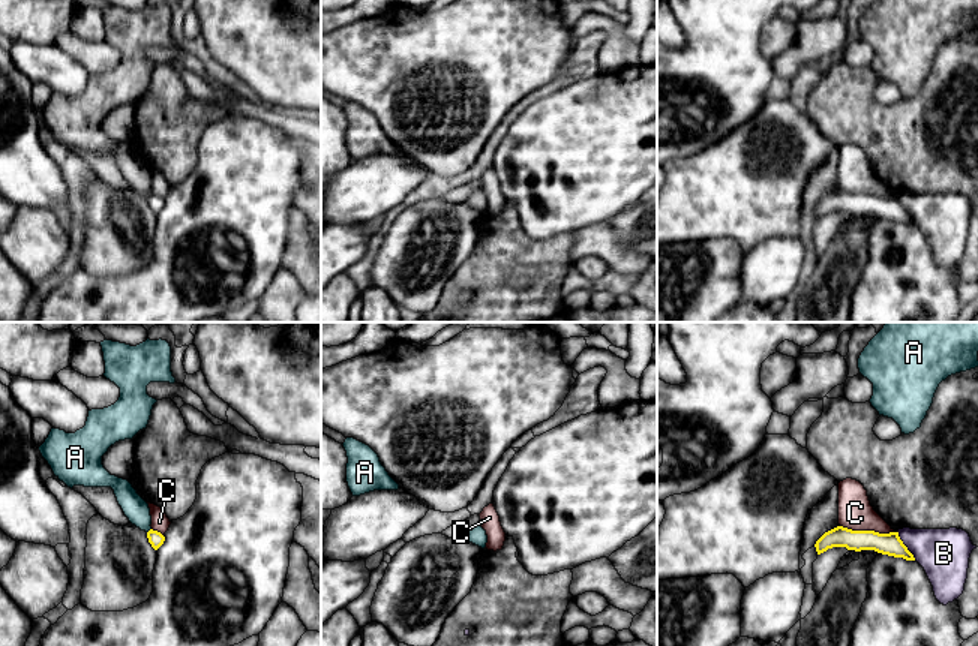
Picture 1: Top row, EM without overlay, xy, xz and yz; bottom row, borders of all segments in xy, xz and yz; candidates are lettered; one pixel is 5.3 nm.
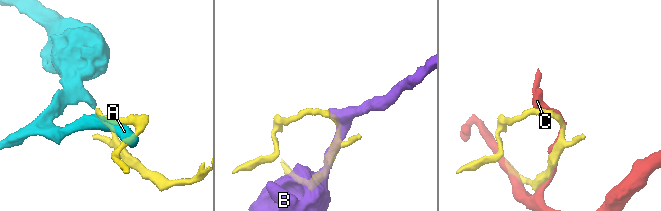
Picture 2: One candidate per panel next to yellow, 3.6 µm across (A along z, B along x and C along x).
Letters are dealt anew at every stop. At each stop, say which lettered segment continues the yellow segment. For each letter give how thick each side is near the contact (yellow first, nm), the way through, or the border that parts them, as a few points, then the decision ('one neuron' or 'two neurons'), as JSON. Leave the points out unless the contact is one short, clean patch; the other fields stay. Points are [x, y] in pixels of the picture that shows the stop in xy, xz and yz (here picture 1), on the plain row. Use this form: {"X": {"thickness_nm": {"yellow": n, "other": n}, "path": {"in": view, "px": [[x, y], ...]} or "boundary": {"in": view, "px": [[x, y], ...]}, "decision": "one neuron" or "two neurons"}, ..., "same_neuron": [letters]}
{"A": {"thickness_nm": {"yellow": 80, "other": 140}, "boundary": {"in": "xy", "px": [[150, 192], [147, 197]]}, "decision": "two neurons"}, "B": {"thickness_nm": {"yellow": 120, "other": 280}, "decision": "two neurons"}, "C": {"thickness_nm": {"yellow": 120, "other": 180}, "decision": "two neurons"}, "same_neuron": []}

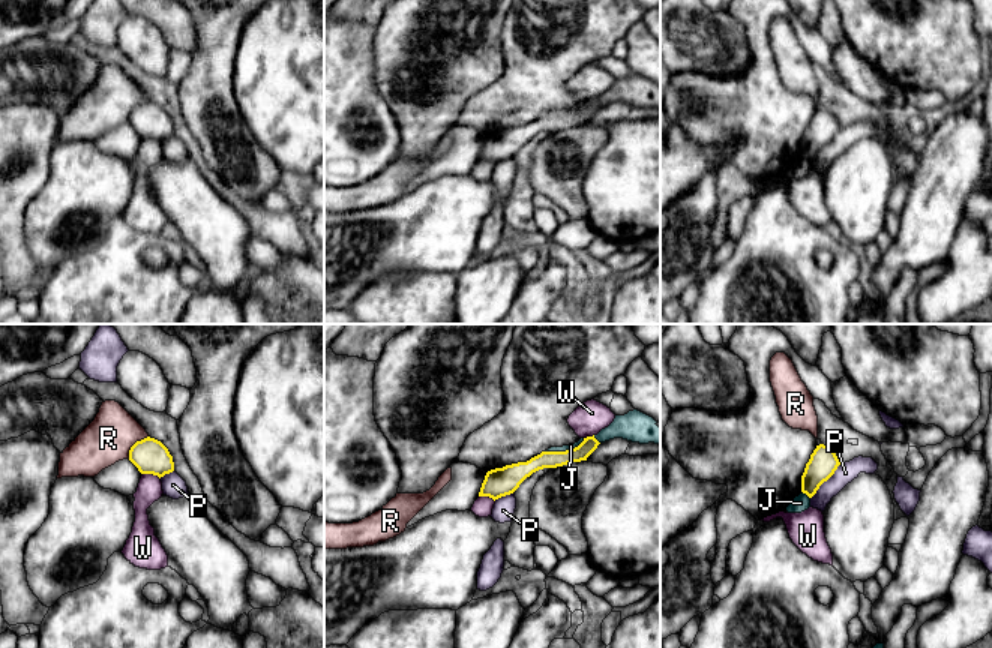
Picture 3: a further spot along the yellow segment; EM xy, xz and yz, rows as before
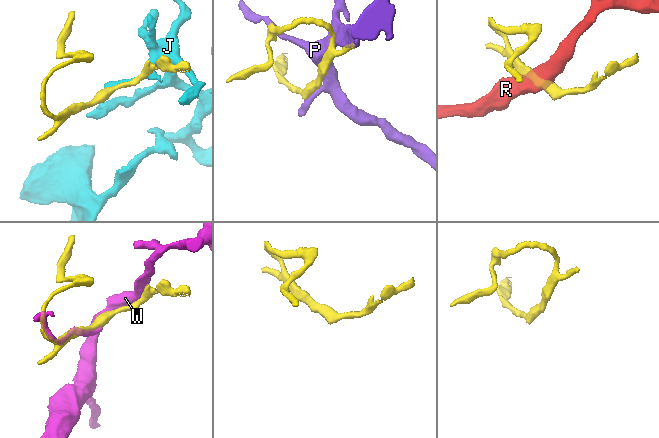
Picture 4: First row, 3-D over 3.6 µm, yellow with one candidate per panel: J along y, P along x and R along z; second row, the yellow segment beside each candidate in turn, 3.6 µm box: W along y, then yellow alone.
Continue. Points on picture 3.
{"J": {"thickness_nm": {"yellow": 100, "other": 30}, "decision": "one neuron"}, "P": {"thickness_nm": {"yellow": 150, "other": 110}, "decision": "two neurons"}, "R": {"thickness_nm": {"yellow": 190, "other": 260}, "decision": "two neurons"}, "W": {"thickness_nm": {"yellow": 190, "other": 130}, "decision": "two neurons"}, "same_neuron": ["J"]}

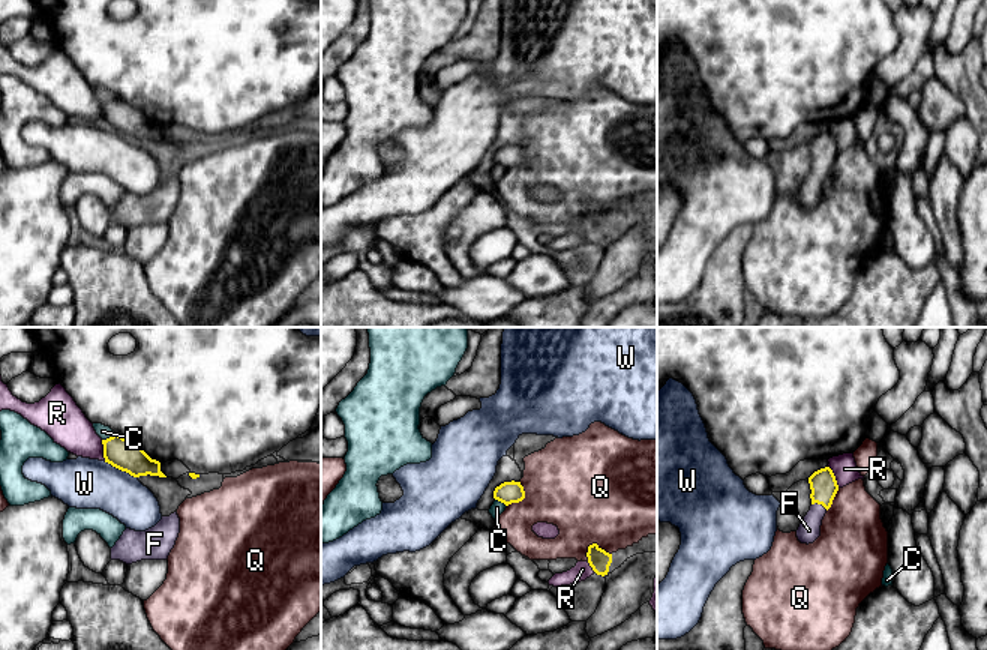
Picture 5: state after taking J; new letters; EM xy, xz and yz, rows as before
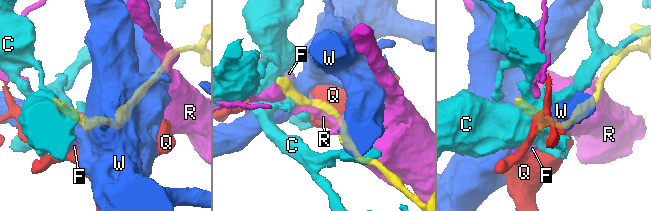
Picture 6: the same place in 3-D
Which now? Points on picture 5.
{"C": {"thickness_nm": {"yellow": 160, "other": 70}, "decision": "two neurons"}, "F": {"thickness_nm": {"yellow": 150, "other": 120}, "path": {"in": "yz", "px": [[824, 150], [819, 167], [809, 194]]}, "decision": "one neuron"}, "Q": {"thickness_nm": {"yellow": 120, "other": 500}, "decision": "two neurons"}, "R": {"thickness_nm": {"yellow": 150, "other": 130}, "decision": "two neurons"}, "W": {"thickness_nm": {"yellow": 160, "other": 280}, "decision": "two neurons"}, "same_neuron": ["F"]}

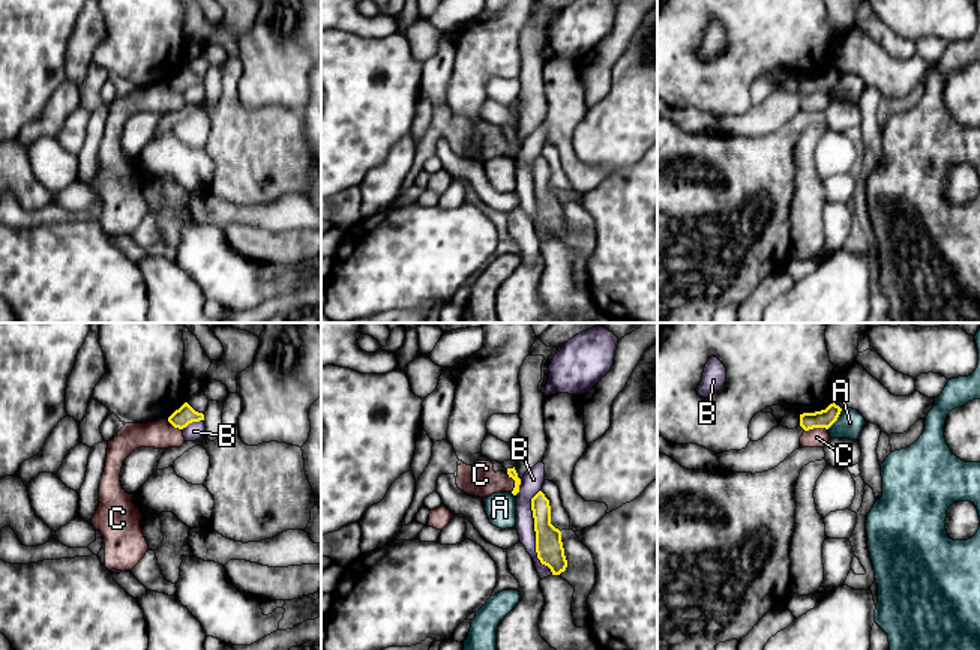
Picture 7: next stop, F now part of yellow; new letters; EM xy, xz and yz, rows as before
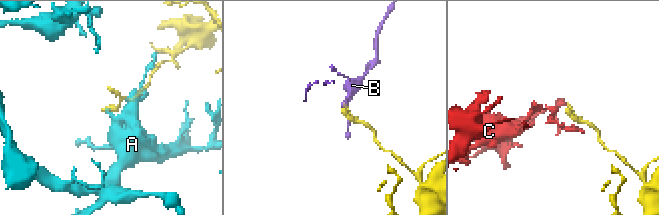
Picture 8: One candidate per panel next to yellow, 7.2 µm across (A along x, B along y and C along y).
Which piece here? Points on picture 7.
{"A": {"thickness_nm": {"yellow": 100, "other": 140}, "boundary": {"in": "yz", "px": [[842, 72], [827, 92]]}, "decision": "two neurons"}, "B": {"thickness_nm": {"yellow": 150, "other": 100}, "decision": "two neurons"}, "C": {"thickness_nm": {"yellow": 100, "other": 110}, "boundary": {"in": "yz", "px": [[827, 92], [809, 92], [805, 95]]}, "decision": "two neurons"}, "same_neuron": []}

